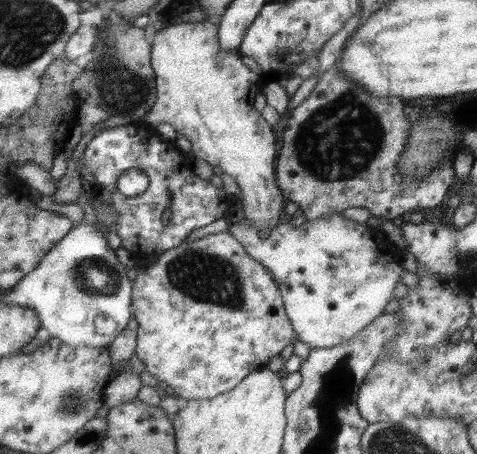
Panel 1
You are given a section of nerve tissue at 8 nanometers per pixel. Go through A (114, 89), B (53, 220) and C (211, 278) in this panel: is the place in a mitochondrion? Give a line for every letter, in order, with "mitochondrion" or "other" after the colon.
A: mitochondrion
B: other
C: mitochondrion

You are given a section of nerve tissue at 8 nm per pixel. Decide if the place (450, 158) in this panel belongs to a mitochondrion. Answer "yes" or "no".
no

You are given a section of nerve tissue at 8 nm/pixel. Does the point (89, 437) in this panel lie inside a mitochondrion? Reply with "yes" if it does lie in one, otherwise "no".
yes

